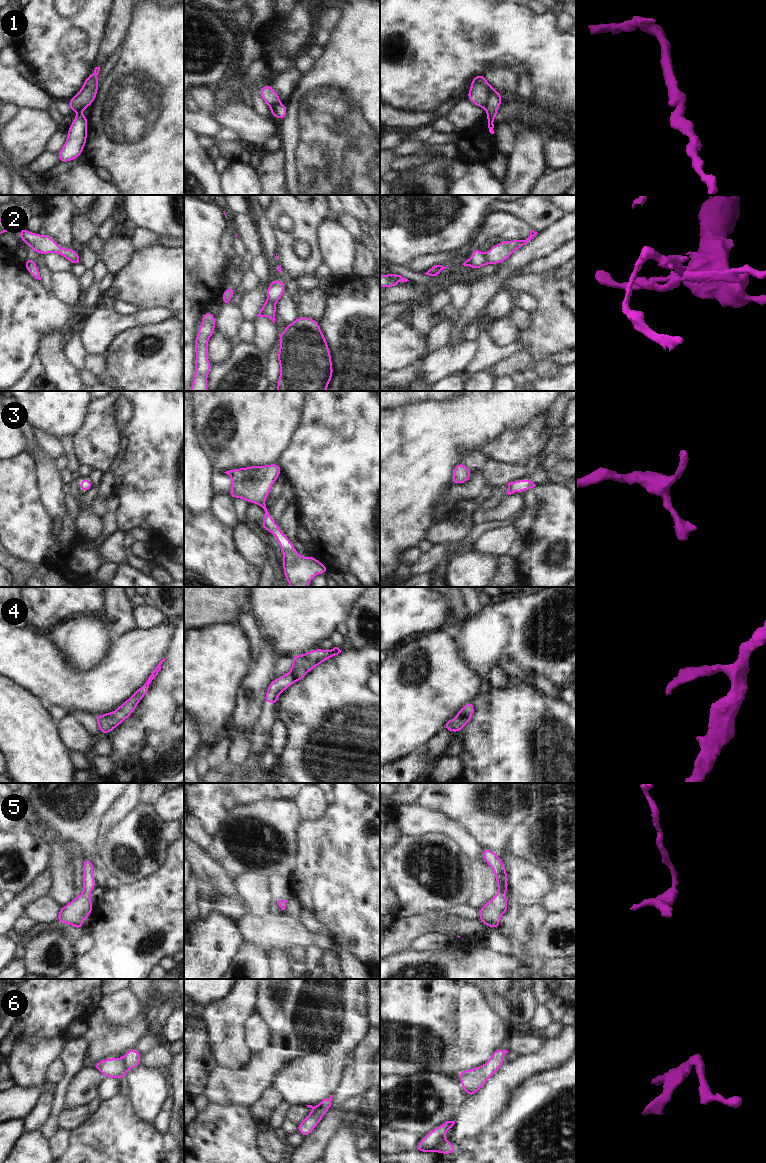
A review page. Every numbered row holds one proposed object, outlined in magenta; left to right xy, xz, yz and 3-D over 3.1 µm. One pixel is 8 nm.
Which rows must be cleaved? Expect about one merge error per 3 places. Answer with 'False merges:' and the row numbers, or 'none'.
False merges: 1, 2

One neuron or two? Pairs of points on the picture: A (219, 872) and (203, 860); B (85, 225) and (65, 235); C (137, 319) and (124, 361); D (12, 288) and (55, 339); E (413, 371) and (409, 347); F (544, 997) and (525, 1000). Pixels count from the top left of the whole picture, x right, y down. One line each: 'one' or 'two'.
A: one
B: two
C: two
D: two
E: two
F: two

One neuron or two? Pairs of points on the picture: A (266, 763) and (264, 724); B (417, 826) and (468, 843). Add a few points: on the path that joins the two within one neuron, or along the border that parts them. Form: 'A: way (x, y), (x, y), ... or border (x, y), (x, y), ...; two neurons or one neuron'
A: border (268, 748), (259, 758), (259, 765); two neurons
B: way (430, 826), (447, 826), (455, 831); one neuron

